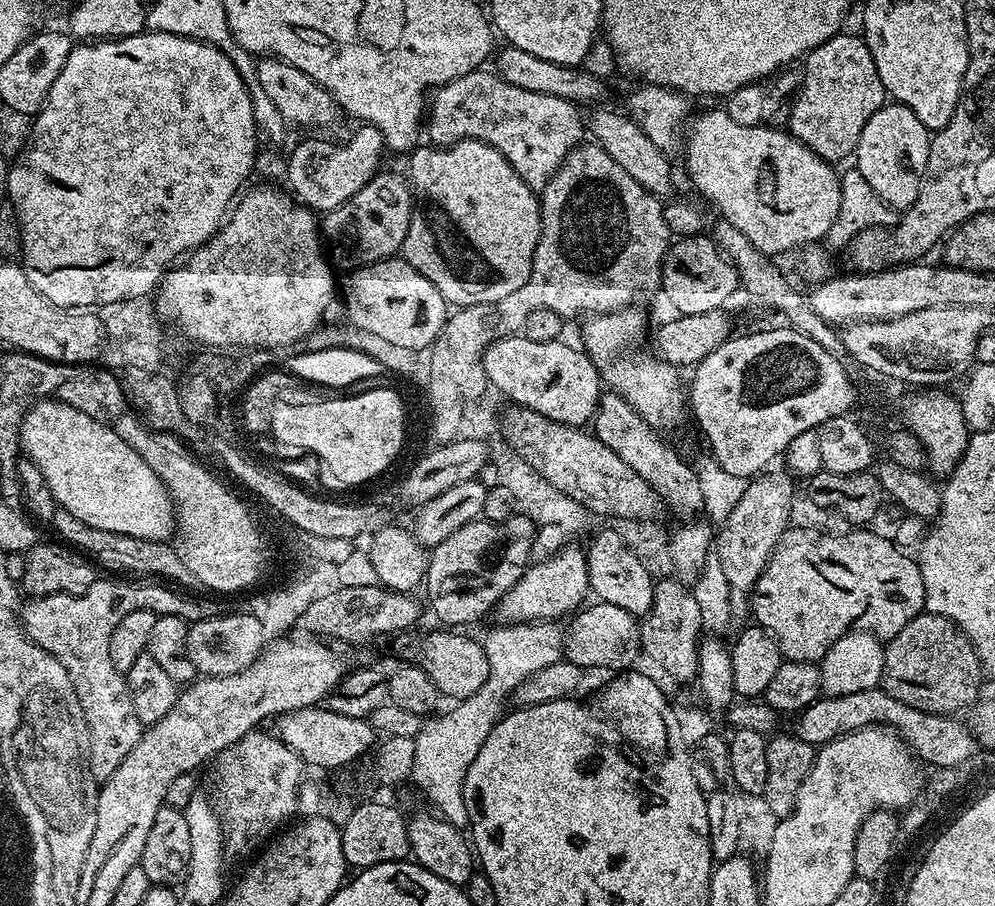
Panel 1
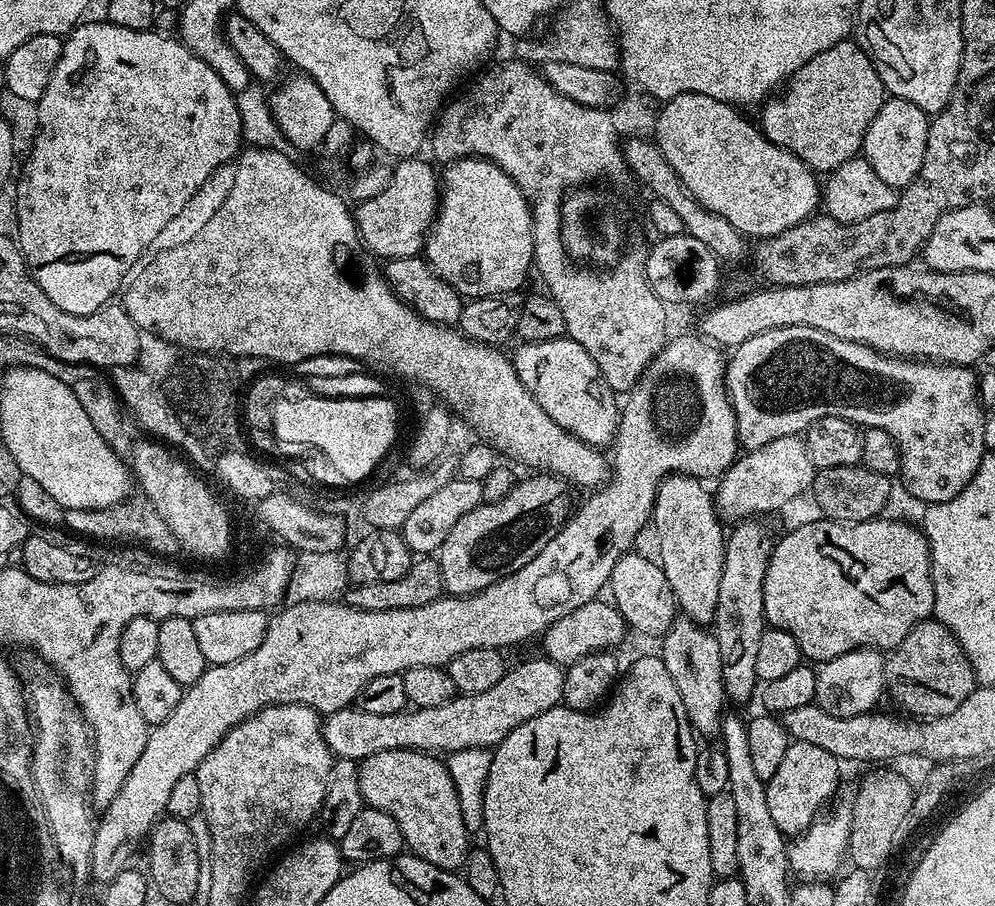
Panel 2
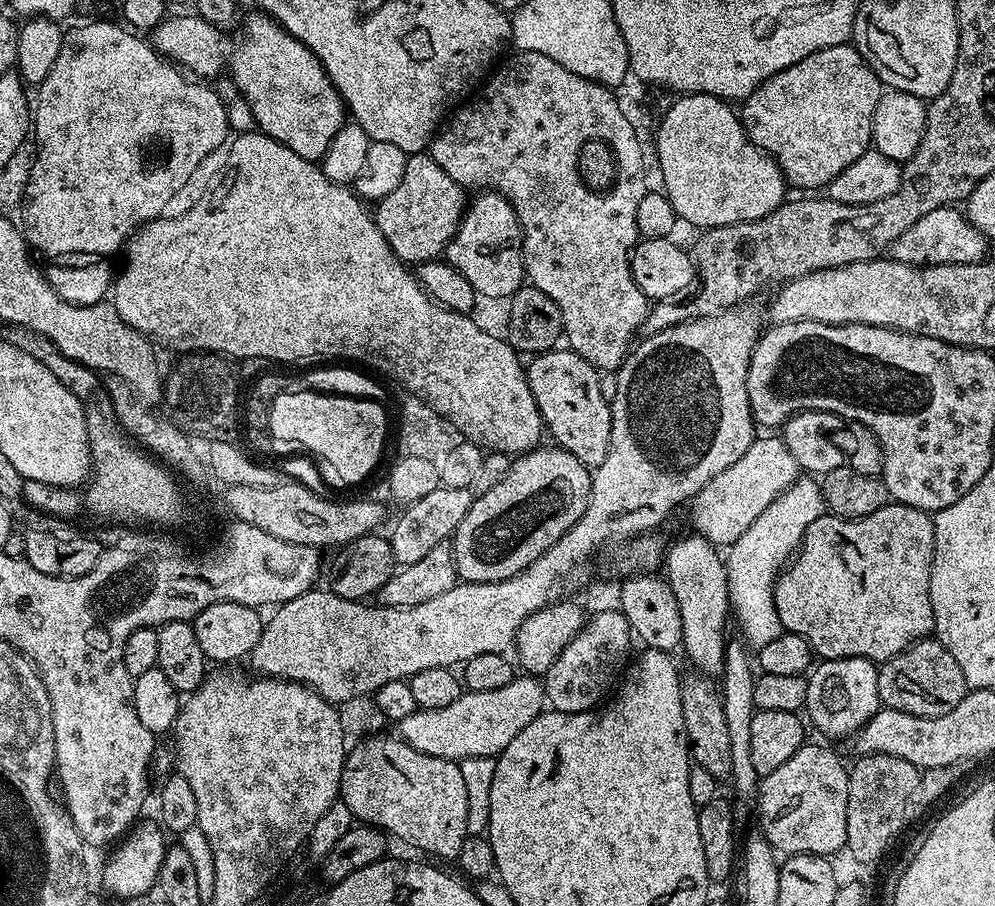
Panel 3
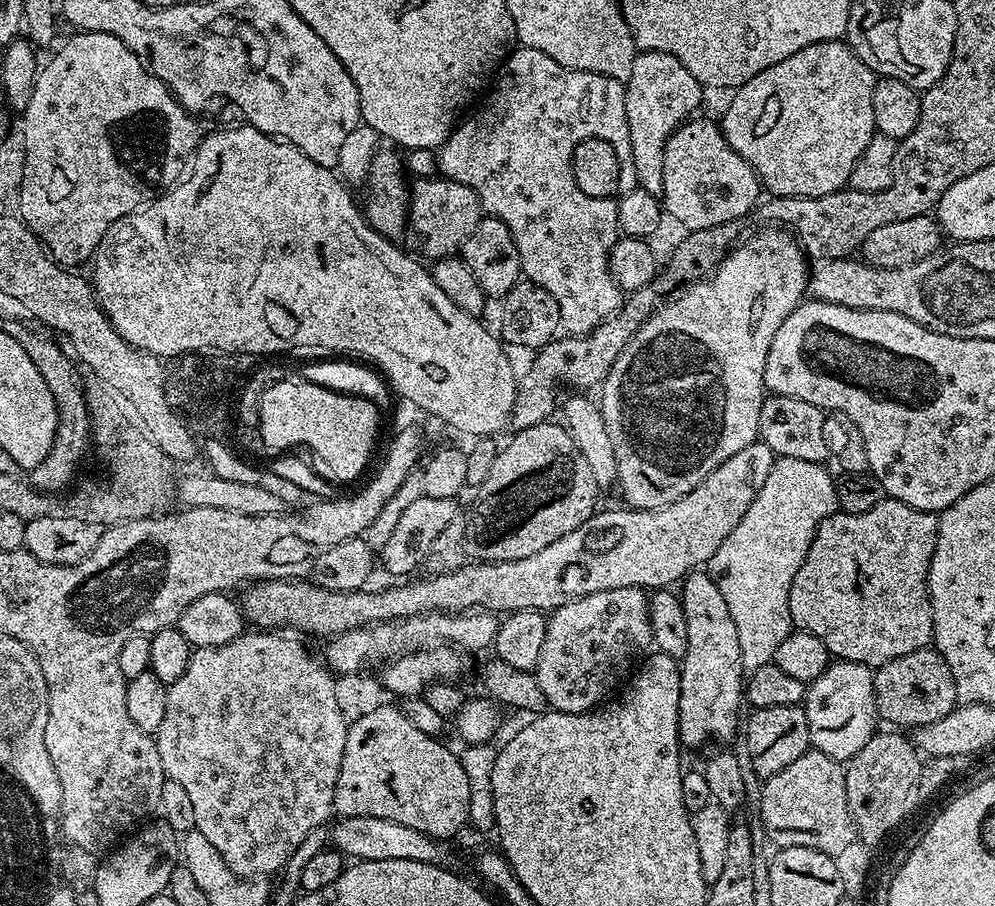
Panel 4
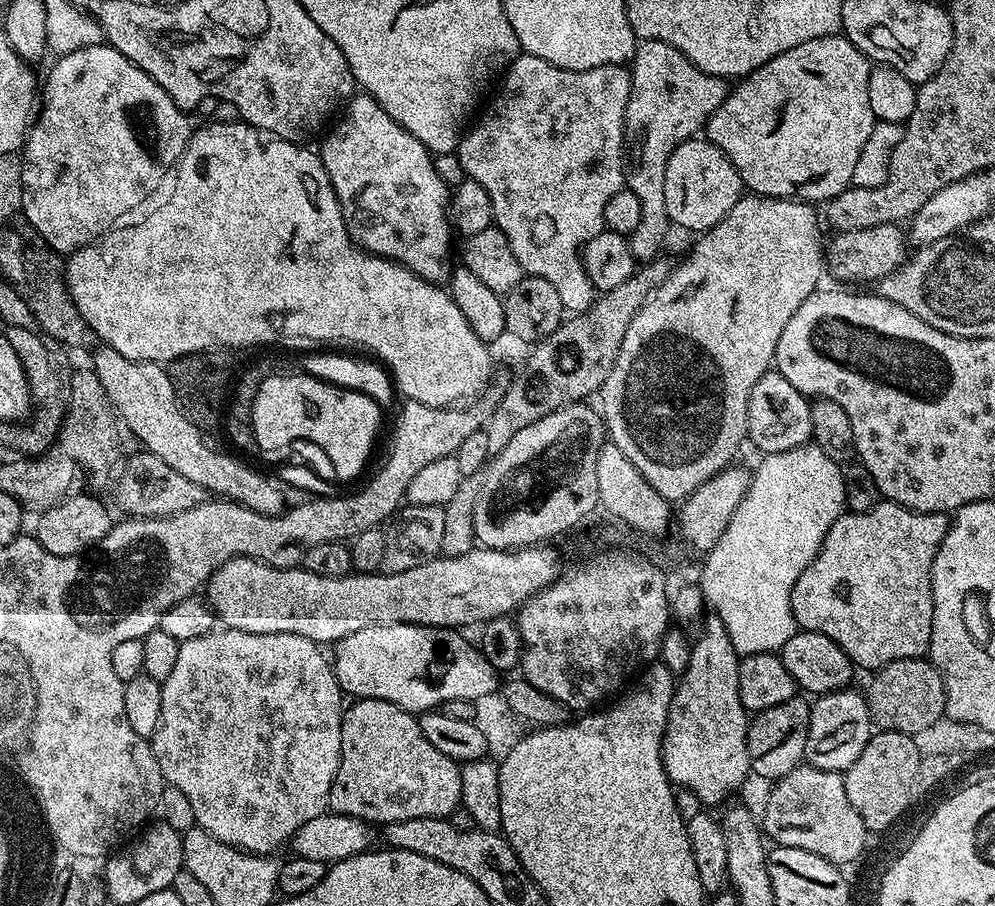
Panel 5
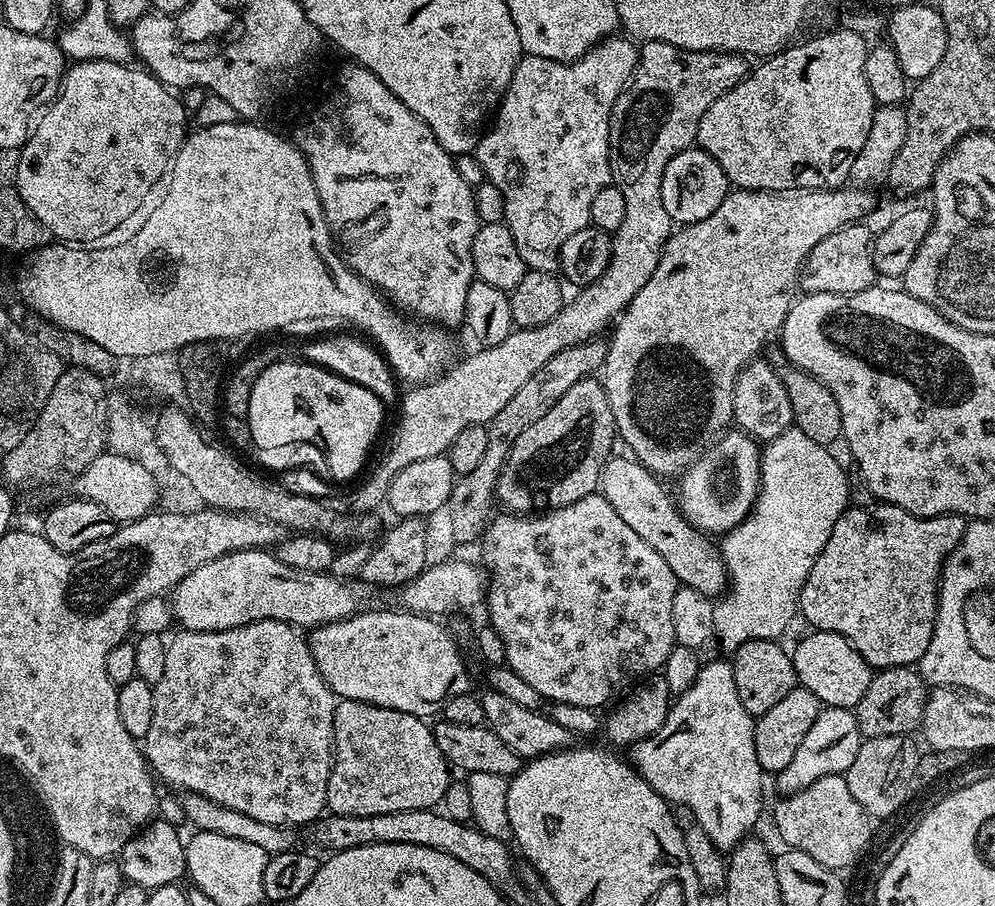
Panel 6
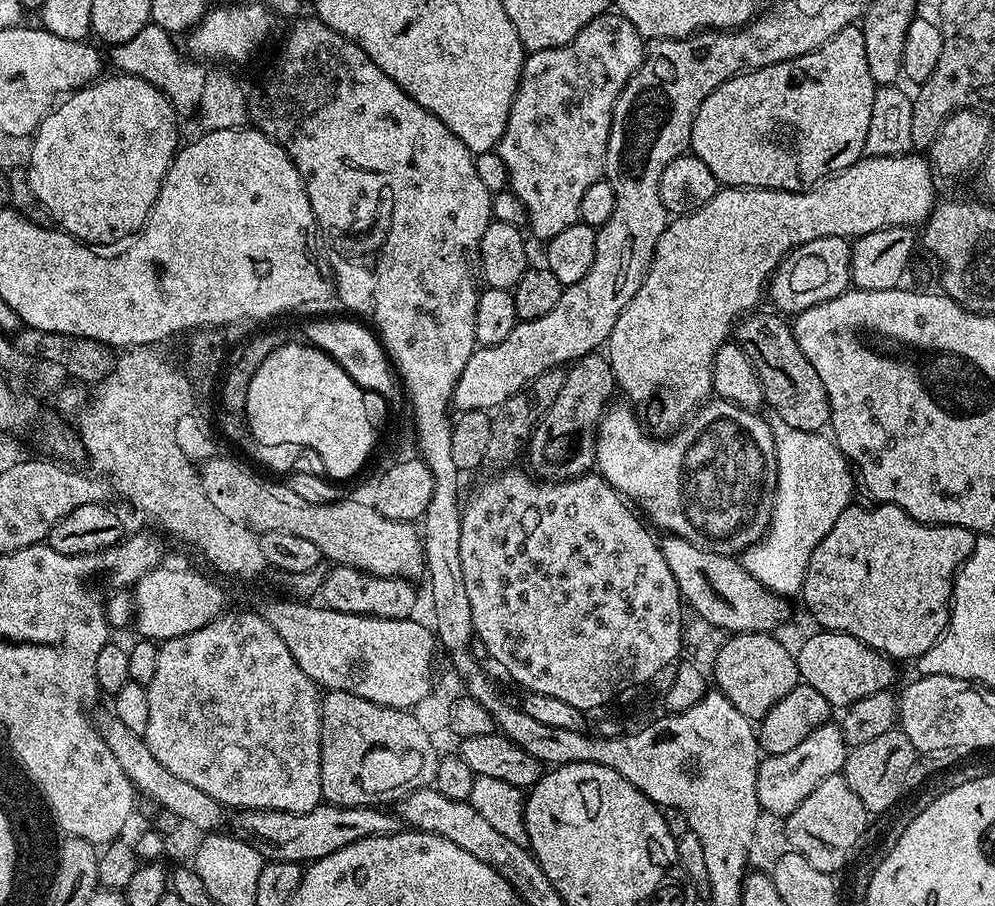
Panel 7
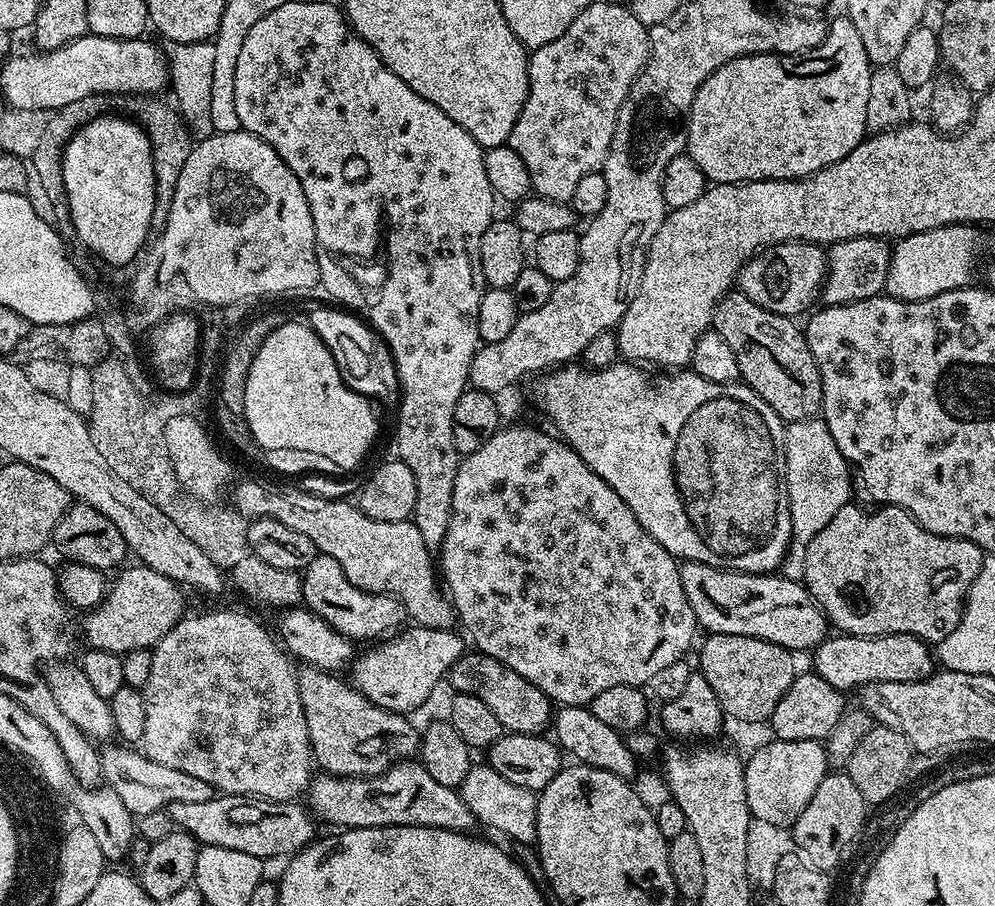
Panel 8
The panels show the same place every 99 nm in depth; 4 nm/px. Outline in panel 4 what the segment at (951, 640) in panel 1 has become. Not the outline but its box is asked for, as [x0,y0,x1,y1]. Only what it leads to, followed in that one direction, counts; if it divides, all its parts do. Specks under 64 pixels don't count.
[872,647,957,730]

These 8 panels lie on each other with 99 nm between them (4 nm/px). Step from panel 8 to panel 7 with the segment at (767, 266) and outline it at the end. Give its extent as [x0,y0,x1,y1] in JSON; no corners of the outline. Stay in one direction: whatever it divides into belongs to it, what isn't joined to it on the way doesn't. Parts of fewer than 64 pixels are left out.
[766,236,852,314]

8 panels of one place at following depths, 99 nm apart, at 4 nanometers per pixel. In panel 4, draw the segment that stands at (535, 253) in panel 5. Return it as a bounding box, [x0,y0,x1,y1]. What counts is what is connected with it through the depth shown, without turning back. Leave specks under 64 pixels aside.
[438,46,638,336]

